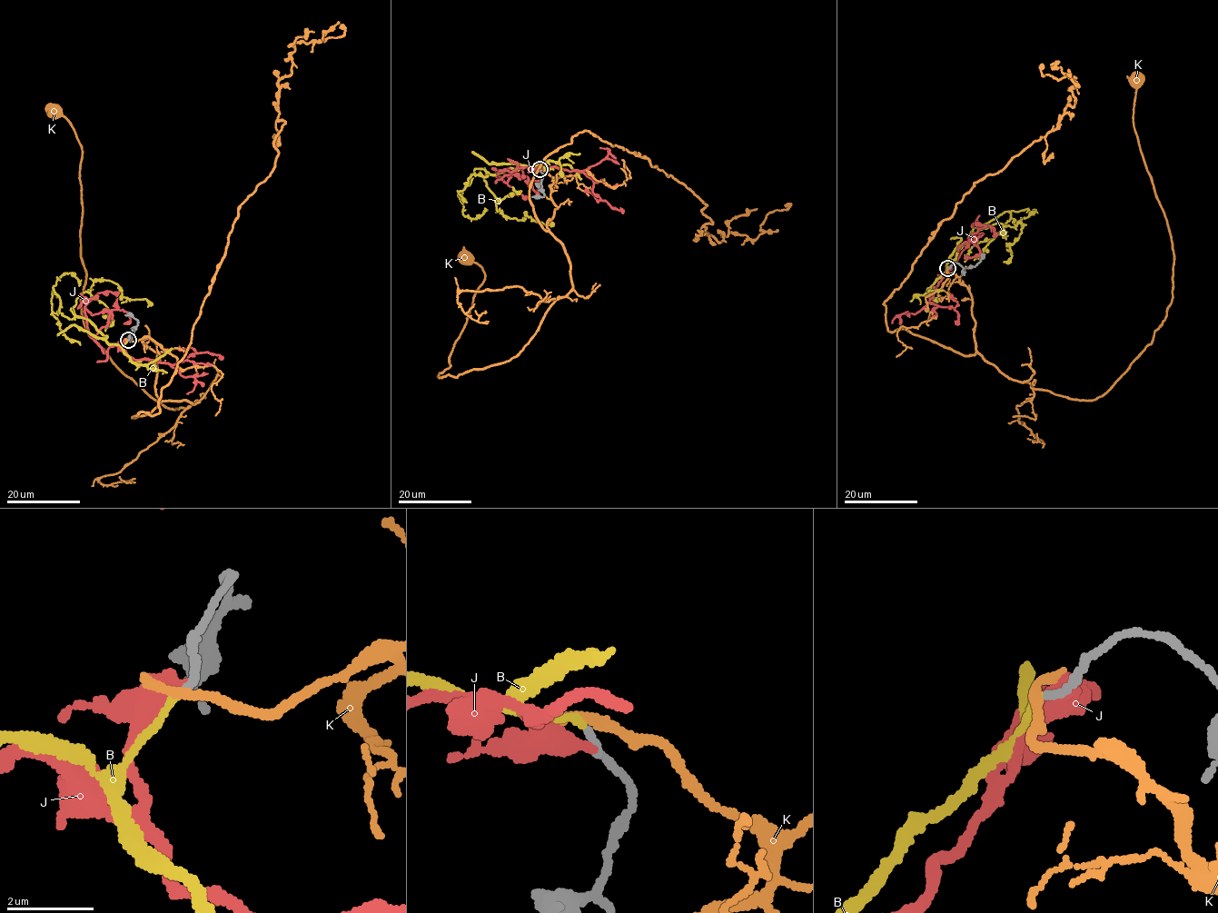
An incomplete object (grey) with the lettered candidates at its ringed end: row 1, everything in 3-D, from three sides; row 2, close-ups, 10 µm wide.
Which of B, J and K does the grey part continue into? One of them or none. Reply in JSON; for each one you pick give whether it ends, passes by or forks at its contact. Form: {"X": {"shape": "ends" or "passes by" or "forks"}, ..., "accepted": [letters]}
{"B": {"shape": "ends"}, "accepted": ["B"]}

